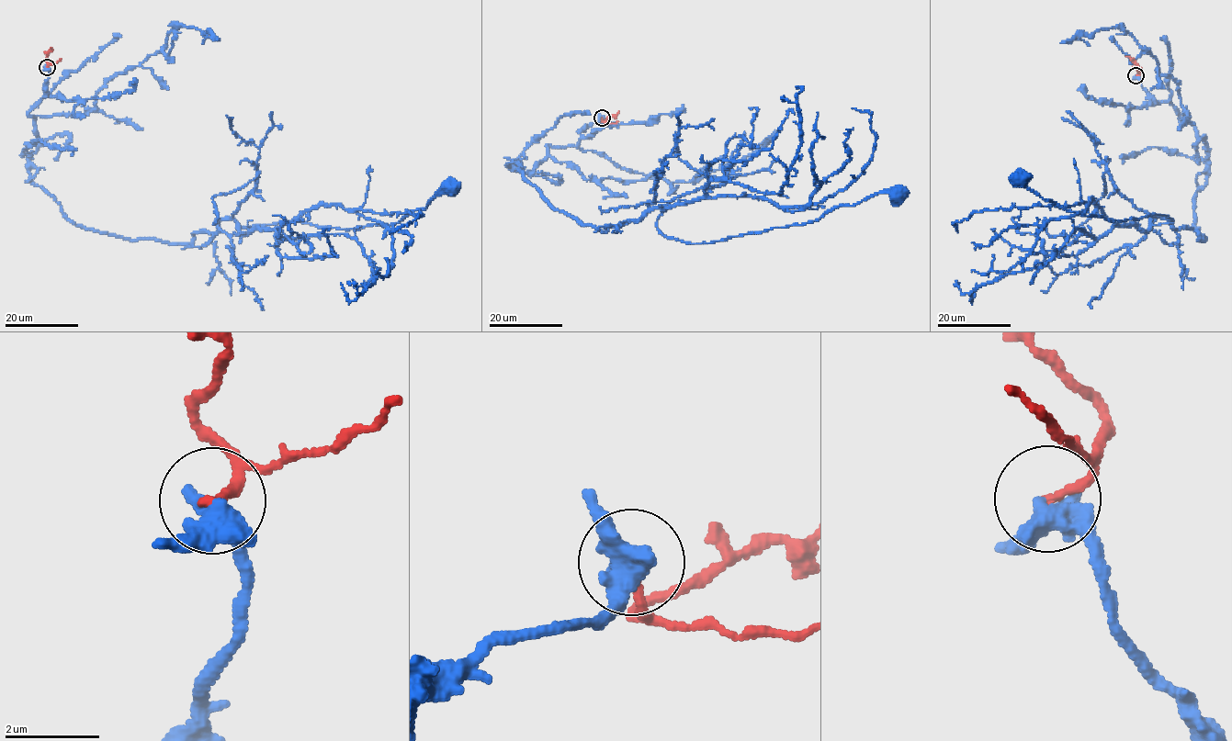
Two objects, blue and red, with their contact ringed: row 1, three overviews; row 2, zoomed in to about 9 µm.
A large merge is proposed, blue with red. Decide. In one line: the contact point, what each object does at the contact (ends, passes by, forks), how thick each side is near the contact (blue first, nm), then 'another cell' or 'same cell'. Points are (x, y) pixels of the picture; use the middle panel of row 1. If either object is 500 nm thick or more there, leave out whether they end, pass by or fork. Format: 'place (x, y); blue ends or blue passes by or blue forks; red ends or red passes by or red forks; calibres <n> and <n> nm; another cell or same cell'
place (602, 117); calibres 500 and 200 nm; another cell

